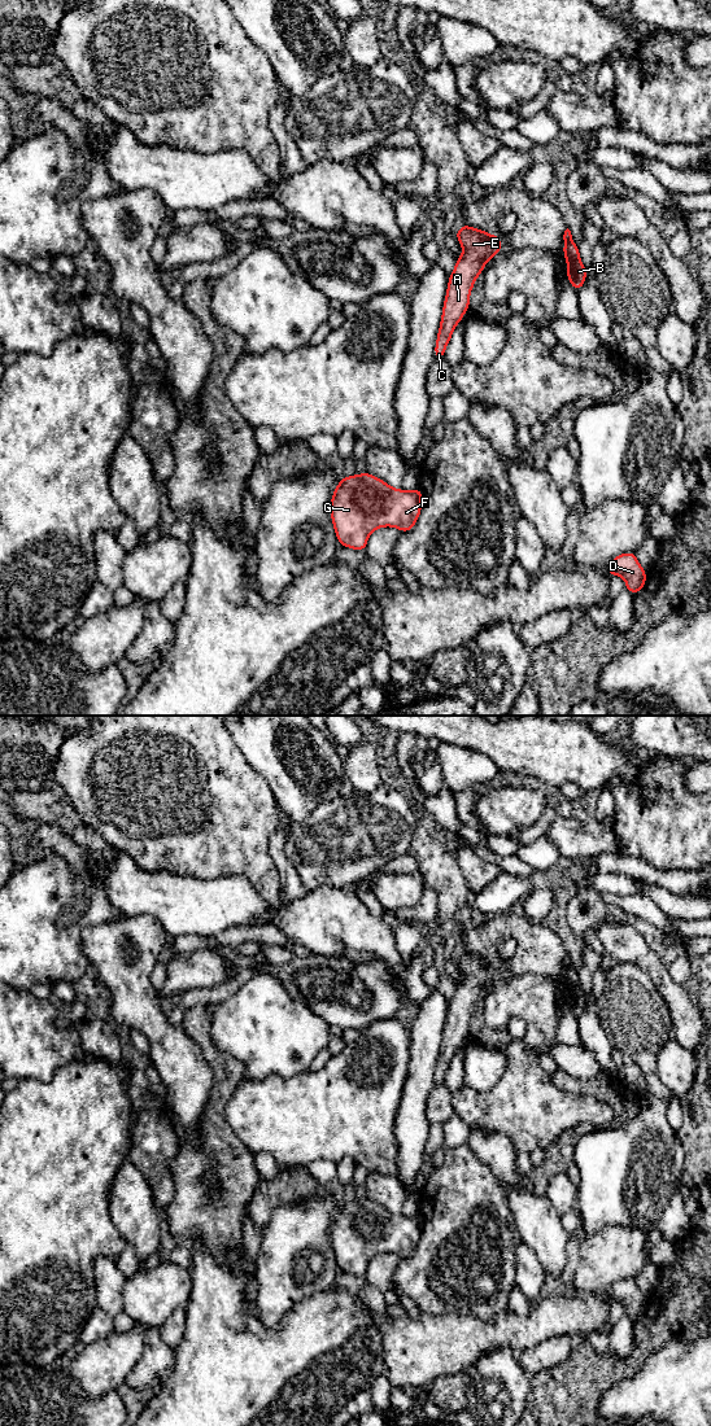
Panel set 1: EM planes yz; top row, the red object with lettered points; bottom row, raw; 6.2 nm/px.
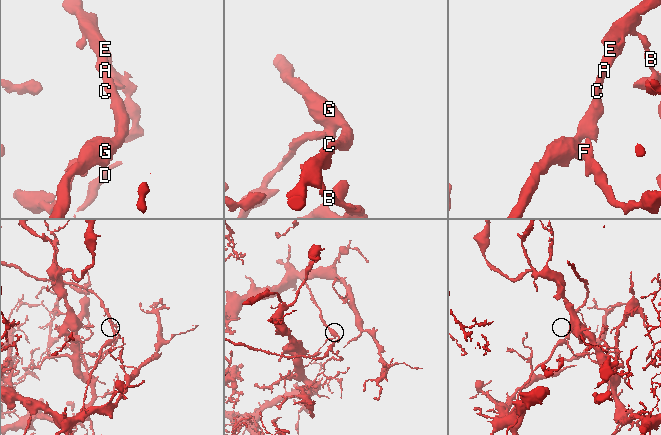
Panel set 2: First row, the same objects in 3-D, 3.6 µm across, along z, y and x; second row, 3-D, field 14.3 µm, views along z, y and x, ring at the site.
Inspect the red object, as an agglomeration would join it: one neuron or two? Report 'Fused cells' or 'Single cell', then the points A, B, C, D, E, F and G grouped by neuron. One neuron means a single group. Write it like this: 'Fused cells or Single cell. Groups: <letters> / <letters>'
Fused cells. Groups: A C E F G / B D

